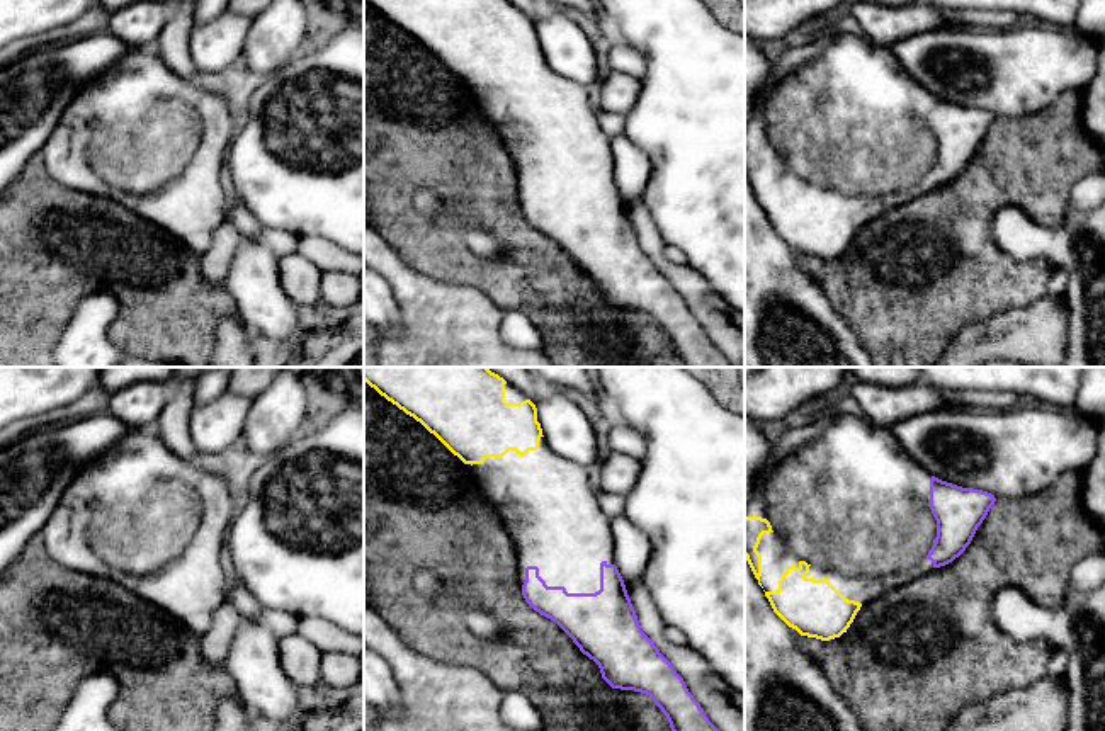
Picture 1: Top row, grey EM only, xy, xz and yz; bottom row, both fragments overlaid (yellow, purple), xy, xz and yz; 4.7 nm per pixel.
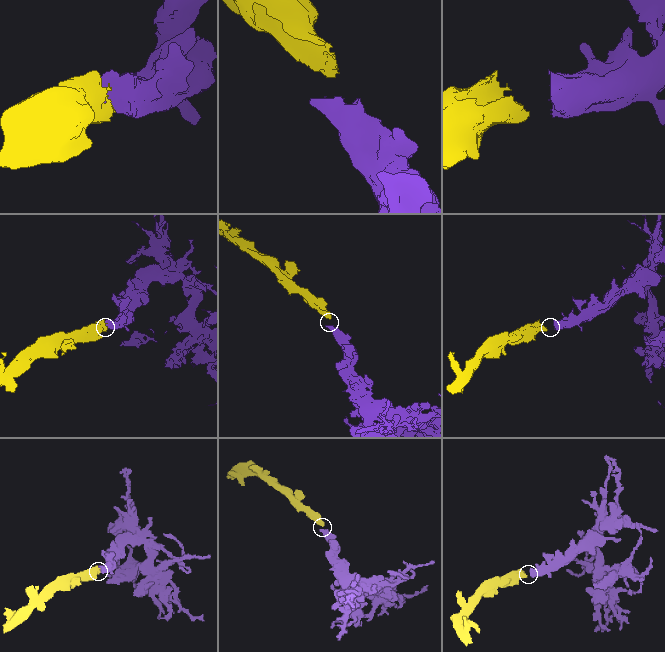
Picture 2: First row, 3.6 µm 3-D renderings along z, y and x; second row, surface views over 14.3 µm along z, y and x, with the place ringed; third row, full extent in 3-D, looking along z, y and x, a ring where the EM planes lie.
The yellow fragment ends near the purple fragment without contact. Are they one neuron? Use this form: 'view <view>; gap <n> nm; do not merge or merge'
view yz; gap 380 nm; merge

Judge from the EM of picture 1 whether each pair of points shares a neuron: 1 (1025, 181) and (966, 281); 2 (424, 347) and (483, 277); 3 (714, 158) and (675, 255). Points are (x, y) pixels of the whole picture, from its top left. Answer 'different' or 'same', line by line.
1: same
2: different
3: different

